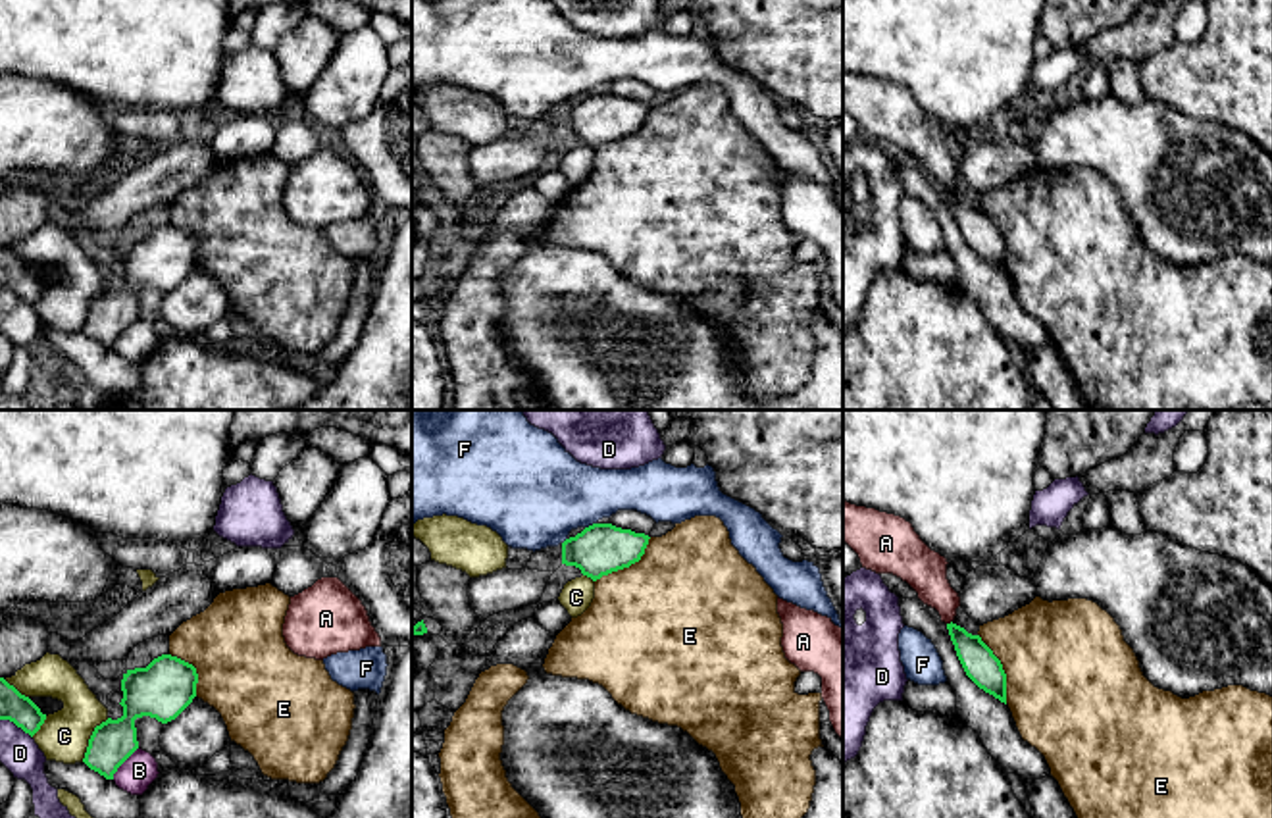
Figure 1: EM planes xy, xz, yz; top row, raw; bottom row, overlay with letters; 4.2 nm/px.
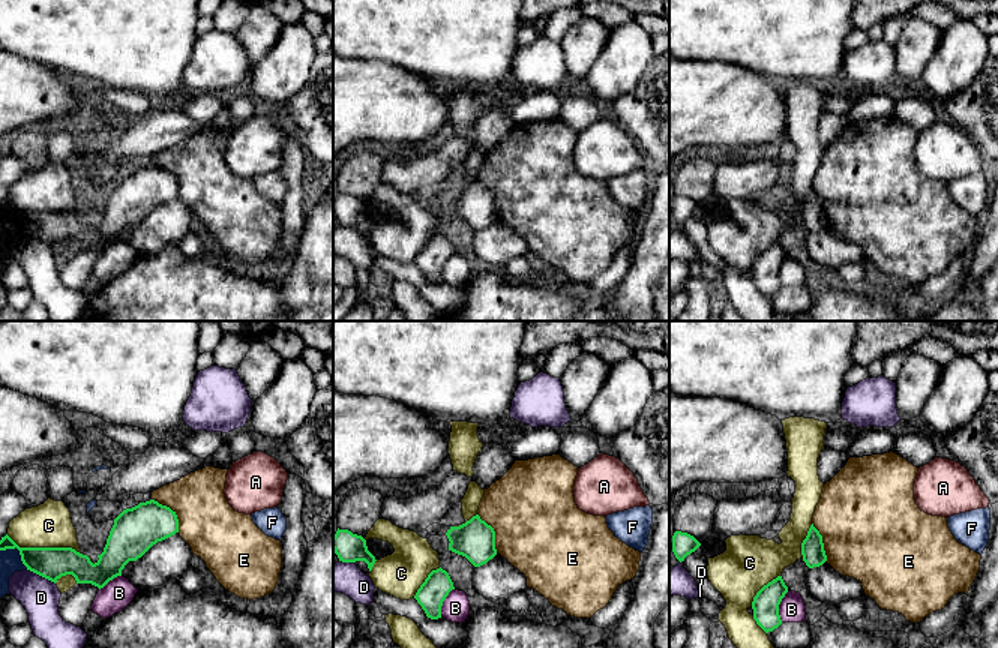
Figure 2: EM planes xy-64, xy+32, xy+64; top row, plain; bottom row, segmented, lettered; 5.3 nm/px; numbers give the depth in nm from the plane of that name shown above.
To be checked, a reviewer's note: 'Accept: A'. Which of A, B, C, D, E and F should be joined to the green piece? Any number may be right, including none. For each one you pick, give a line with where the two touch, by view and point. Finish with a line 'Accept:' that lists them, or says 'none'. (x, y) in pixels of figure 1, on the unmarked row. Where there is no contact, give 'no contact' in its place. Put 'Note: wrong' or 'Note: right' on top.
Note: right
A: contact yz (951, 191)
Accept: A

